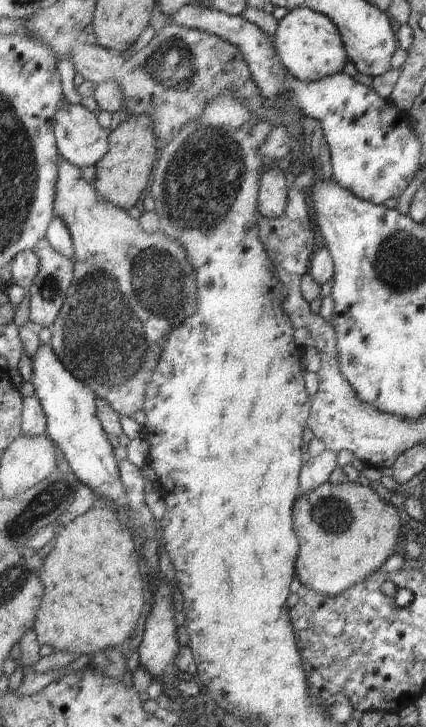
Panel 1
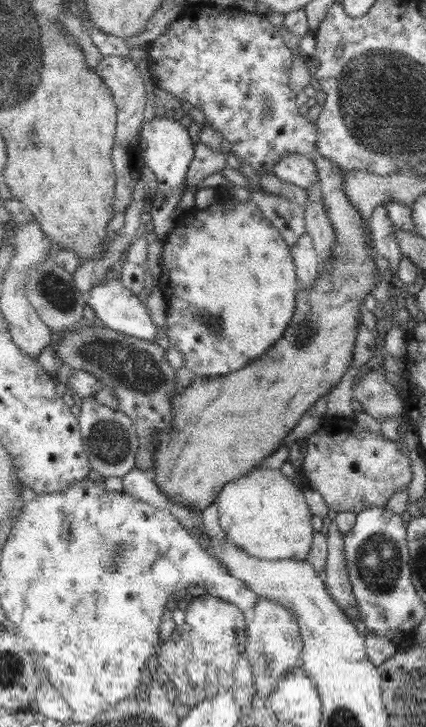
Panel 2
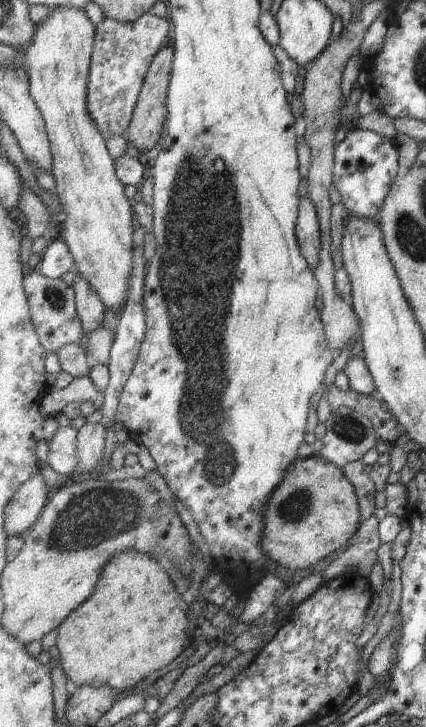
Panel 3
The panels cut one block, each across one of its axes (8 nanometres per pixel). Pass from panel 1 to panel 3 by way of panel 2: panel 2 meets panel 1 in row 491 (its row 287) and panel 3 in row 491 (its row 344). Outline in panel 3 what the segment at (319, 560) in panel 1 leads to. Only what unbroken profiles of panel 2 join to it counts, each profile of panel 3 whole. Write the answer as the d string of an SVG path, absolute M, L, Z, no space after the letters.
M315 454L307 458L297 458L285 470L281 486L277 486L264 510L264 531L262 532L262 547L266 555L277 564L282 564L298 575L308 573L313 564L319 559L329 556L331 552L345 546L359 528L361 520L360 503L356 493L356 487L348 479L344 470L336 464L329 462L321 454Z

